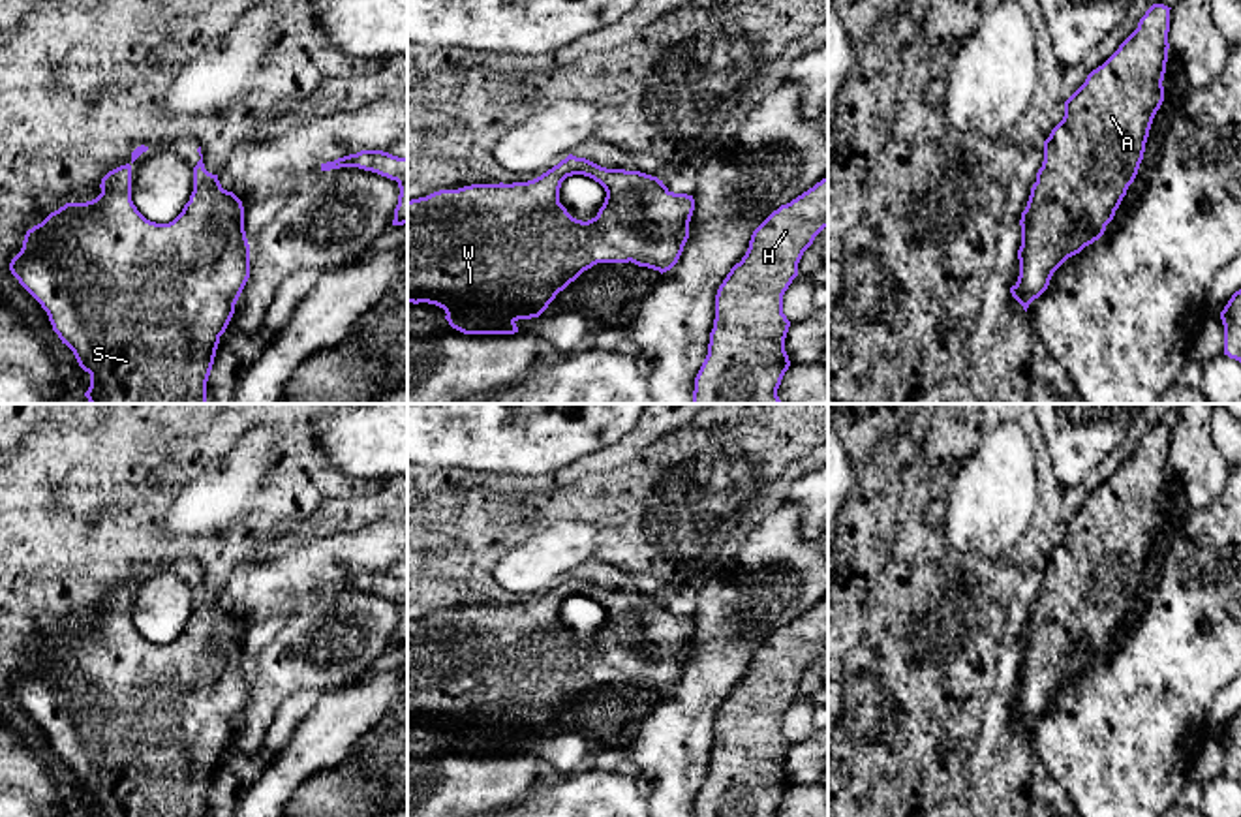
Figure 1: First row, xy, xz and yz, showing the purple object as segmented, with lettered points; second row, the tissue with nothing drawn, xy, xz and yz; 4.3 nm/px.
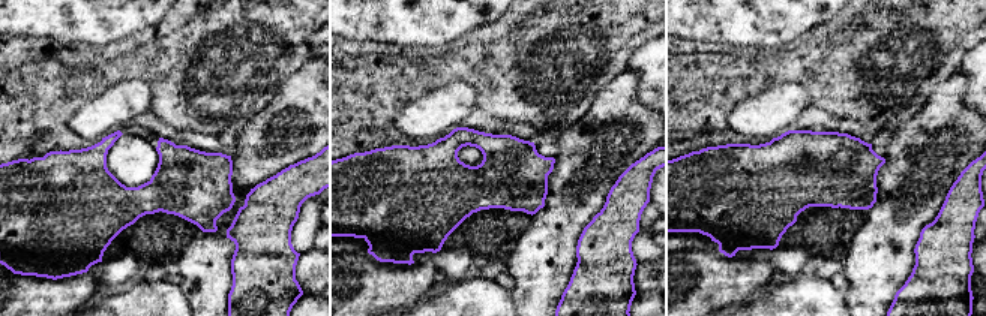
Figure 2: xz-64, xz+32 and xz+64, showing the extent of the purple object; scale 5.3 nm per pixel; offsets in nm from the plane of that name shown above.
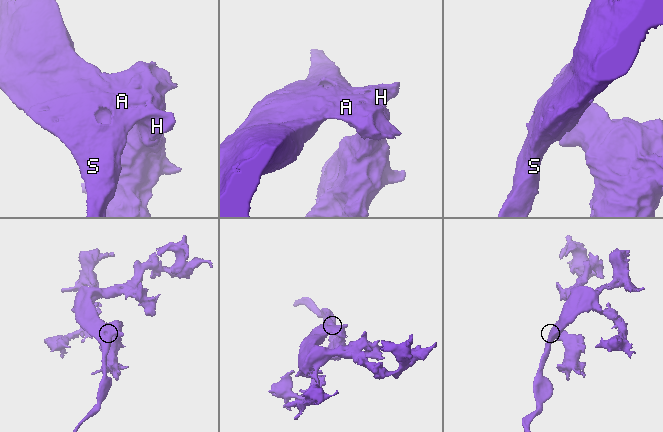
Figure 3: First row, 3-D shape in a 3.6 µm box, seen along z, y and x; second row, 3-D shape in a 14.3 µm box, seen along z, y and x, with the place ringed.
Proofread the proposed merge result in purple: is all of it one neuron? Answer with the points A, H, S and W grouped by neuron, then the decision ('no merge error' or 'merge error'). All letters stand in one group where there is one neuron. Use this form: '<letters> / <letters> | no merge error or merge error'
A H S W | no merge error

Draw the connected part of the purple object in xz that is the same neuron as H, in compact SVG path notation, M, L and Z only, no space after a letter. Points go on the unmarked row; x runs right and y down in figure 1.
M828 597L790 624L781 625L753 652L745 676L730 689L717 710L708 776L695 798L693 817L777 817L781 800L790 787L785 772L790 742L783 734L783 716L798 697L804 672L824 648L828 648Z

